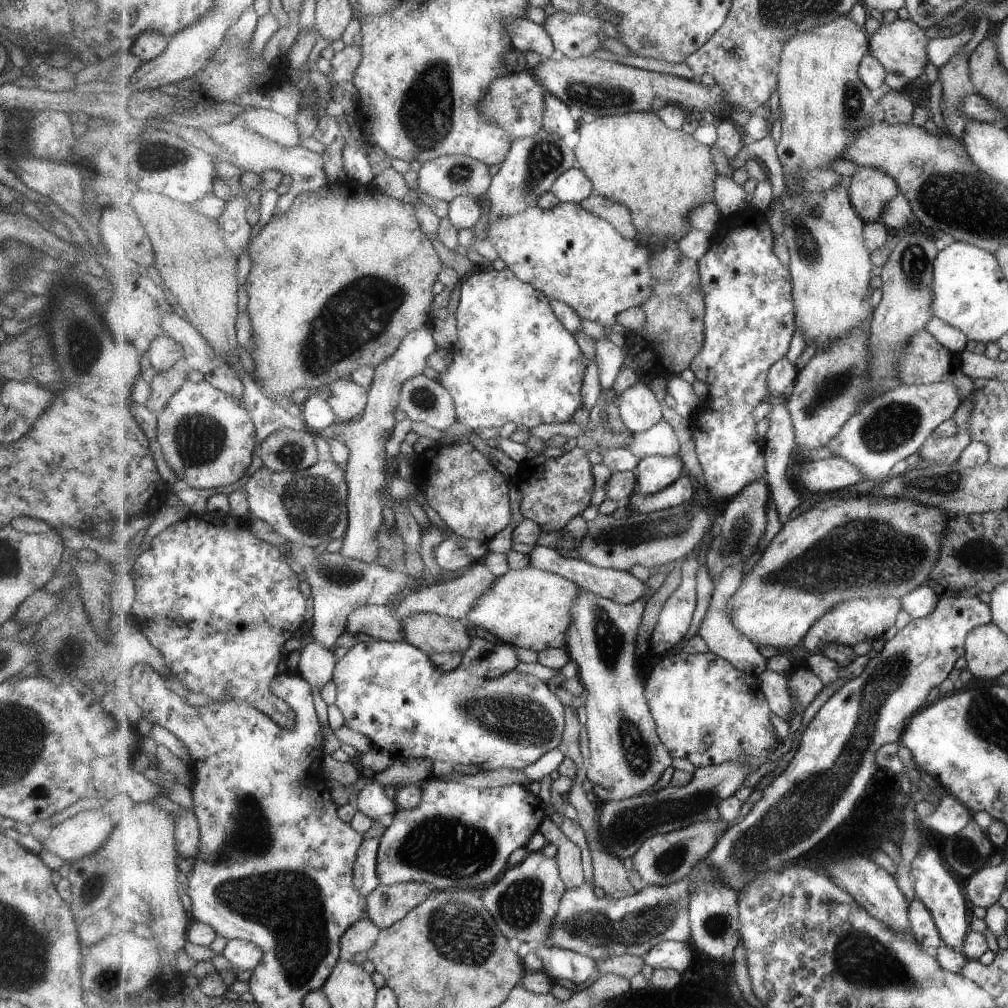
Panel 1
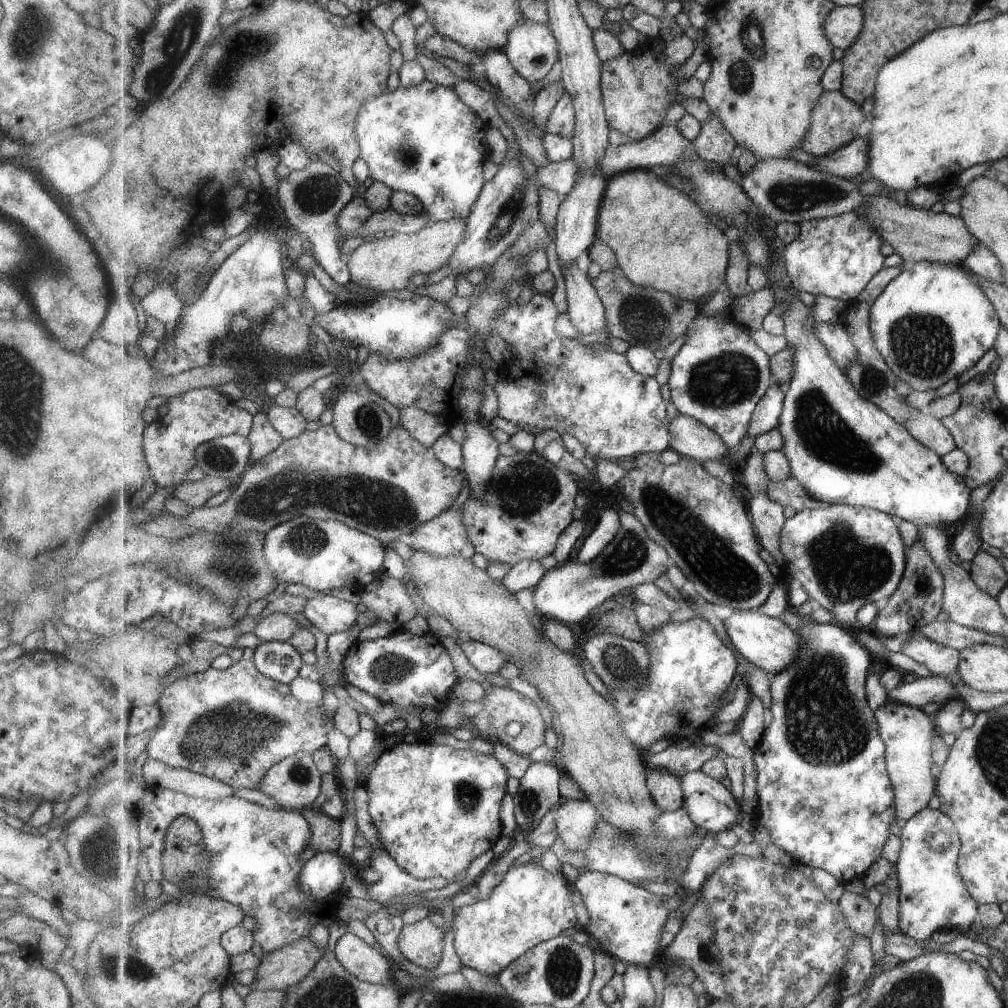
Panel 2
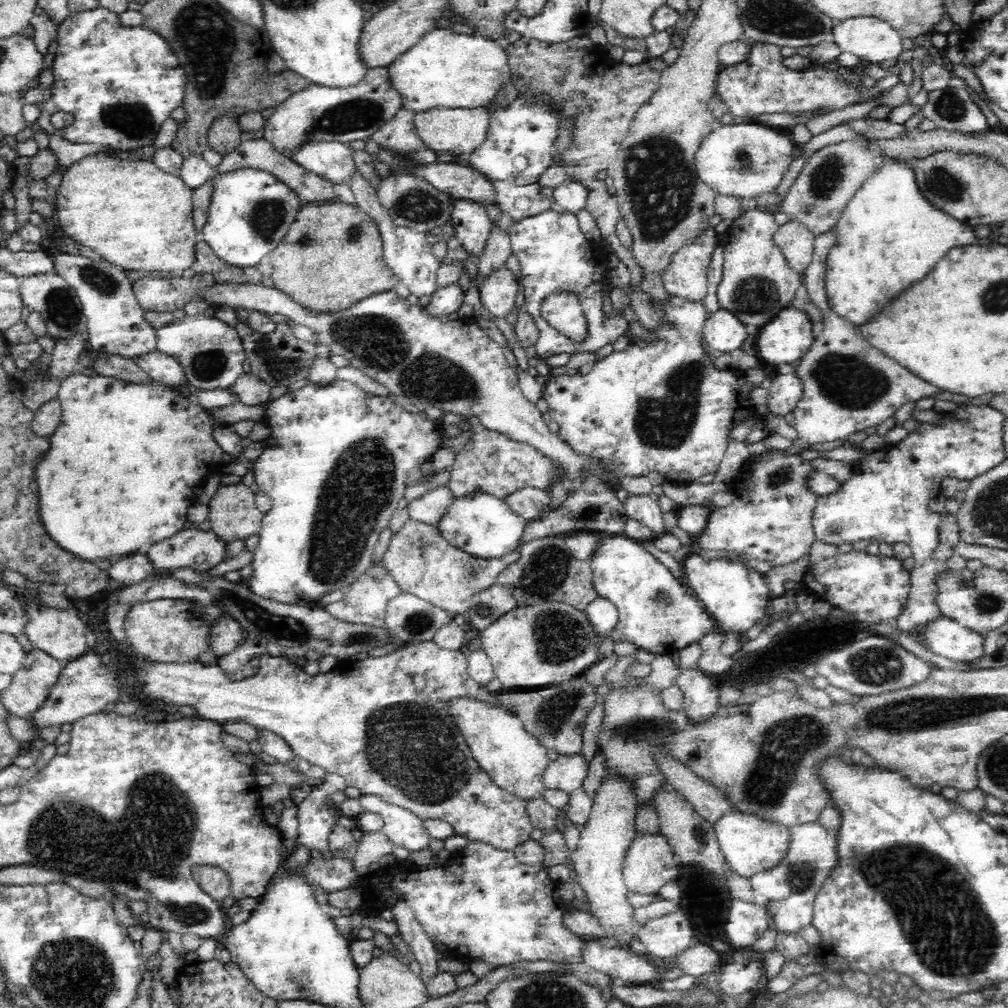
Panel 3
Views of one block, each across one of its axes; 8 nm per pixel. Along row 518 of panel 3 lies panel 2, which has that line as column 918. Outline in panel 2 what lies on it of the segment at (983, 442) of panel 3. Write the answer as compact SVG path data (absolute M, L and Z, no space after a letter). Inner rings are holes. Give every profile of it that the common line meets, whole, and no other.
M927 808L906 822L900 836L902 848L895 863L900 880L900 930L915 940L931 940L942 928L968 930L977 920L978 907L959 872L960 837L951 816L940 808ZM944 832L949 844L942 850L932 849L927 837Z

